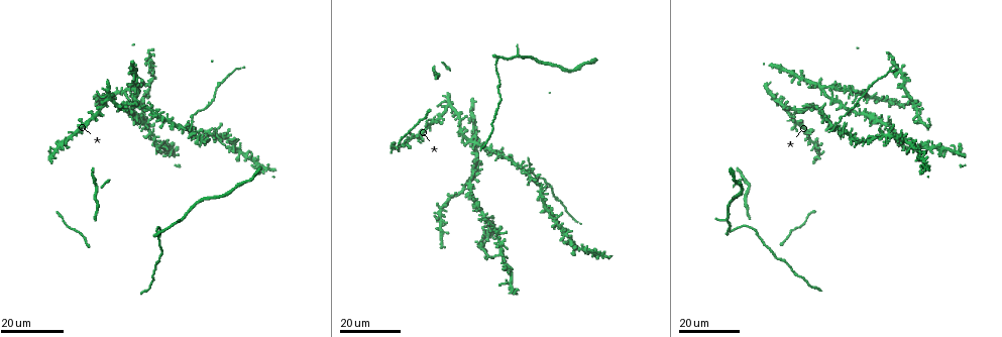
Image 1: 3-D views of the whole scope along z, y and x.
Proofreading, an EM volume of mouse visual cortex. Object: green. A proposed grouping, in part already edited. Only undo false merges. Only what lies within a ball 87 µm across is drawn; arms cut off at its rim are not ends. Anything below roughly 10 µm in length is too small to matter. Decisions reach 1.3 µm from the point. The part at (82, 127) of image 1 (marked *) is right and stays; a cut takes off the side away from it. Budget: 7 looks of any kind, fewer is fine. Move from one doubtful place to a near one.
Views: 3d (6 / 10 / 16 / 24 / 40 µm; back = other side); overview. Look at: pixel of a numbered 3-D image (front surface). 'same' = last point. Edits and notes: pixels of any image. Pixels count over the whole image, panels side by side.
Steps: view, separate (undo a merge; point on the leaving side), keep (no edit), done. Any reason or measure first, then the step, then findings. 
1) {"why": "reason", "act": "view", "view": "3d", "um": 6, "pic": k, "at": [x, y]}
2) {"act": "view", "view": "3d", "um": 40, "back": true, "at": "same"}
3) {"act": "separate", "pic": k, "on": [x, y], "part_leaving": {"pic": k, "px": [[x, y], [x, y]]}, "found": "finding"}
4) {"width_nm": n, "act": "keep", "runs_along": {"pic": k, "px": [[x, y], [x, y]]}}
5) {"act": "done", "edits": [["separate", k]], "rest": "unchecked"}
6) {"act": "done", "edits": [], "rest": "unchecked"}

{"why": "three-way junction", "act": "view", "view": "3d", "um": 24, "pic": 1, "at": [834, 98]}

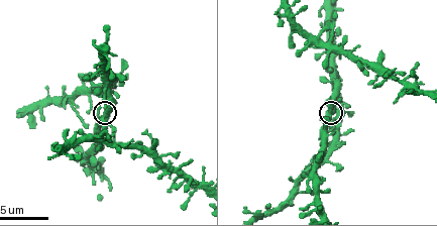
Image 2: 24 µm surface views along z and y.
{"why": "zoom in", "act": "view", "view": "3d", "um": 10, "at": "same"}

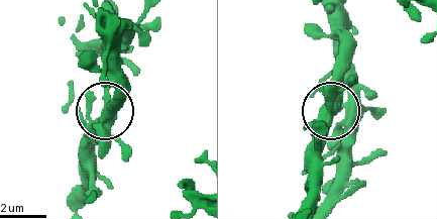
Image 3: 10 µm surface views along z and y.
{"side_arm_um": 51, "act": "keep", "found": "all the same neuron"}

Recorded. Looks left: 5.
{"why": "sudden change in width", "act": "view", "view": "3d", "um": 24, "pic": 1, "at": [844, 116]}

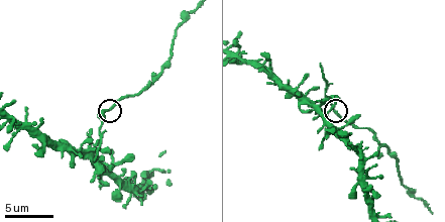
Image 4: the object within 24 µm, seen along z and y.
{"act": "view", "view": "3d", "um": 10, "pic": 4, "at": [335, 109]}

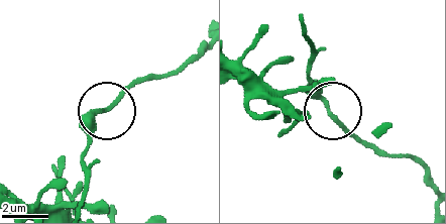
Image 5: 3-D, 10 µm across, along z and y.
{"act": "keep", "found": "continuous, no second neuron"}

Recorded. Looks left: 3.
{"why": "small branch off a trunk", "act": "view", "view": "3d", "um": 10, "pic": 4, "at": [304, 97]}

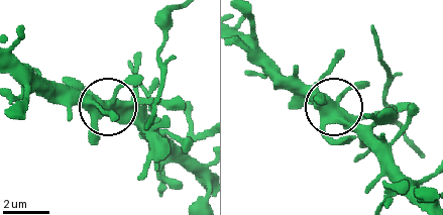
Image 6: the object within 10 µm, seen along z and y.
{"width_nm": 470, "act": "keep", "found": "one neuron here"}

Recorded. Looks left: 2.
{"why": "thin neck", "act": "view", "view": "3d", "um": 10, "pic": 4, "at": [161, 73]}

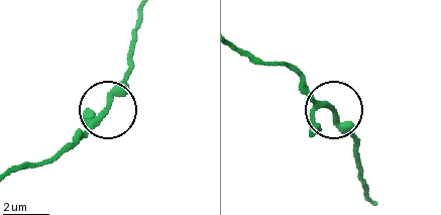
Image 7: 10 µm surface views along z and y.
{"arms": 3, "act": "keep", "found": "continuous, no second neuron"}

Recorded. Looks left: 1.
{"act": "done", "edits": [], "rest": "unchecked"}

